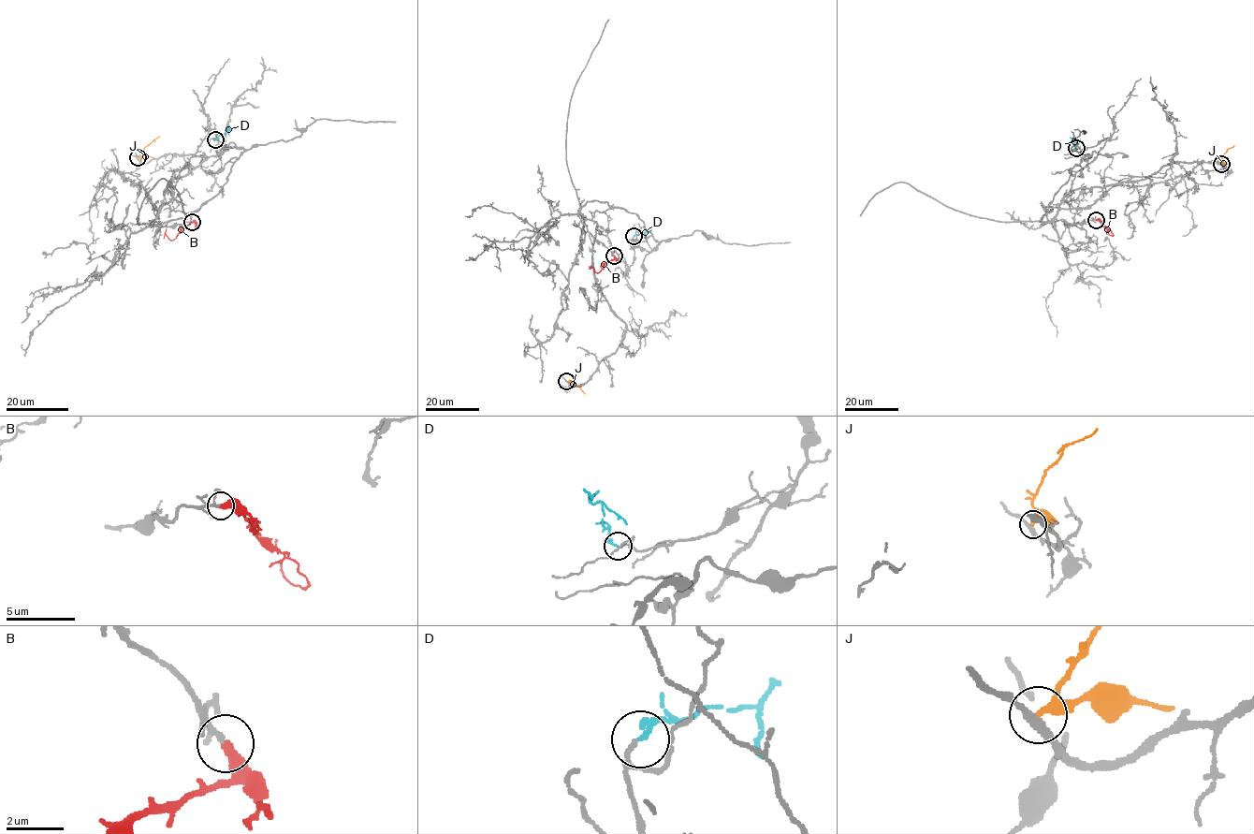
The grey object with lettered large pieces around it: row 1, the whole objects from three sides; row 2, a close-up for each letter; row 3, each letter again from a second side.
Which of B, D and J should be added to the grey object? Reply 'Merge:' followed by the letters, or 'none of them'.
Merge: B, D

